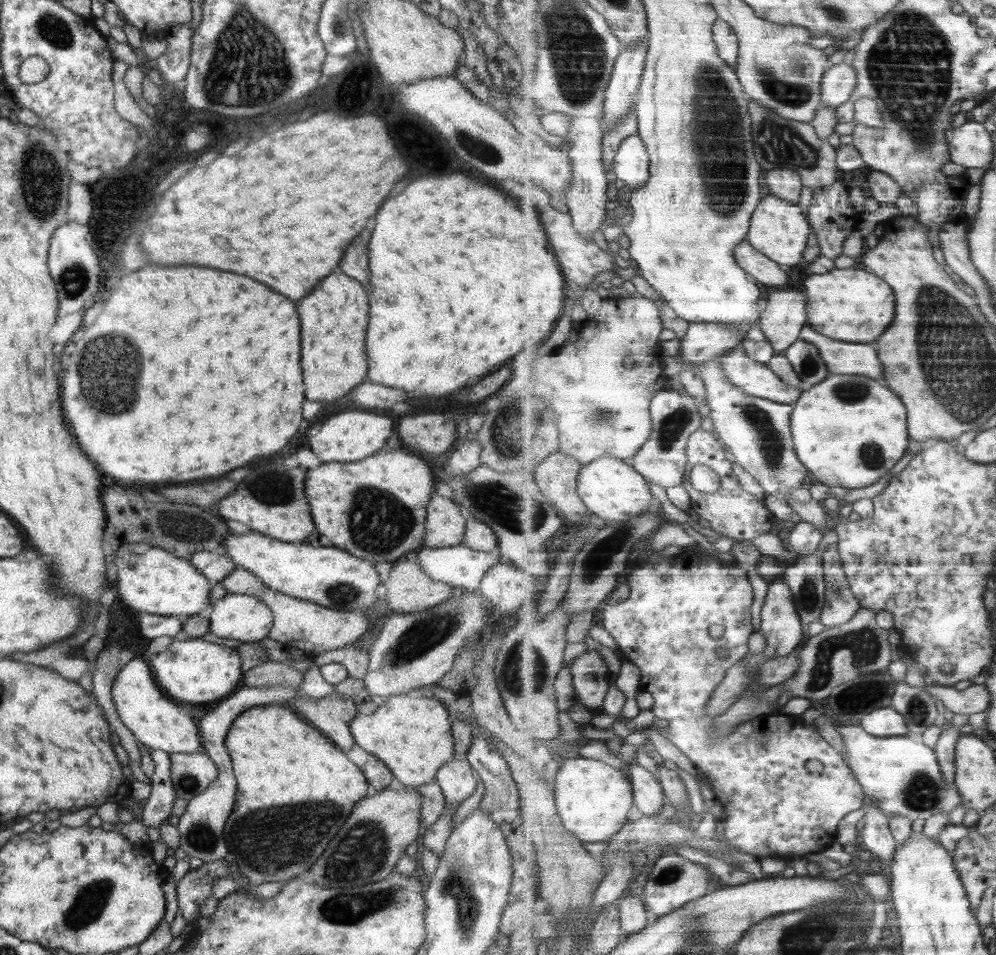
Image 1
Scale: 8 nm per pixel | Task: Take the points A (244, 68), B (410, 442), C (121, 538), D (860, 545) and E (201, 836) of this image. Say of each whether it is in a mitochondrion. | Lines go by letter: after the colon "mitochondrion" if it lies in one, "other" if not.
A: mitochondrion
B: other
C: other
D: other
E: mitochondrion

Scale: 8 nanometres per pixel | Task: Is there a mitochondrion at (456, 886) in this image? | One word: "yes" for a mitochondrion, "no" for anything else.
yes

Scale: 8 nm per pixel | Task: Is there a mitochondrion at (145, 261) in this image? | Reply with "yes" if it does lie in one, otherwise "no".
no

